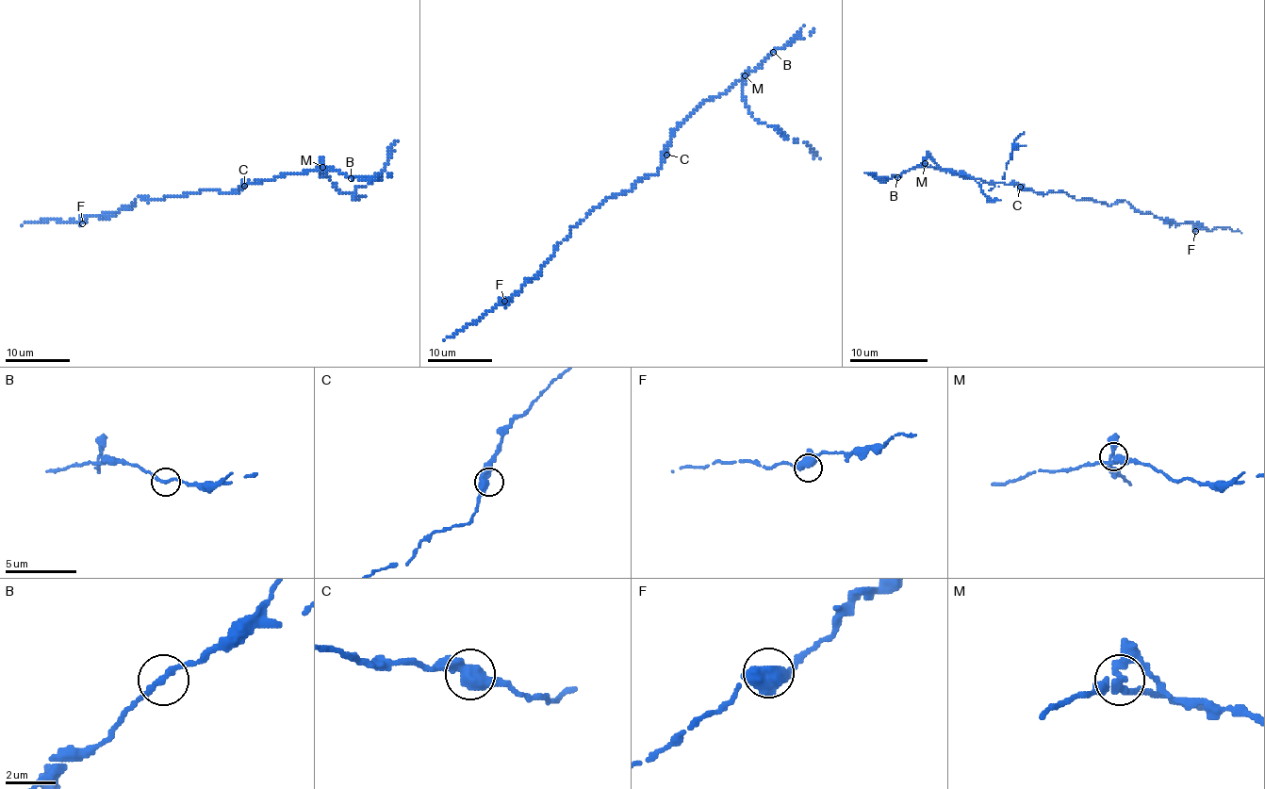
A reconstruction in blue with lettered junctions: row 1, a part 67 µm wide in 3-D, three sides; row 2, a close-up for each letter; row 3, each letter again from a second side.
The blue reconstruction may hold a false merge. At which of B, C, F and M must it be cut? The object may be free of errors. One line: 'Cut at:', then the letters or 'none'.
Cut at: M

